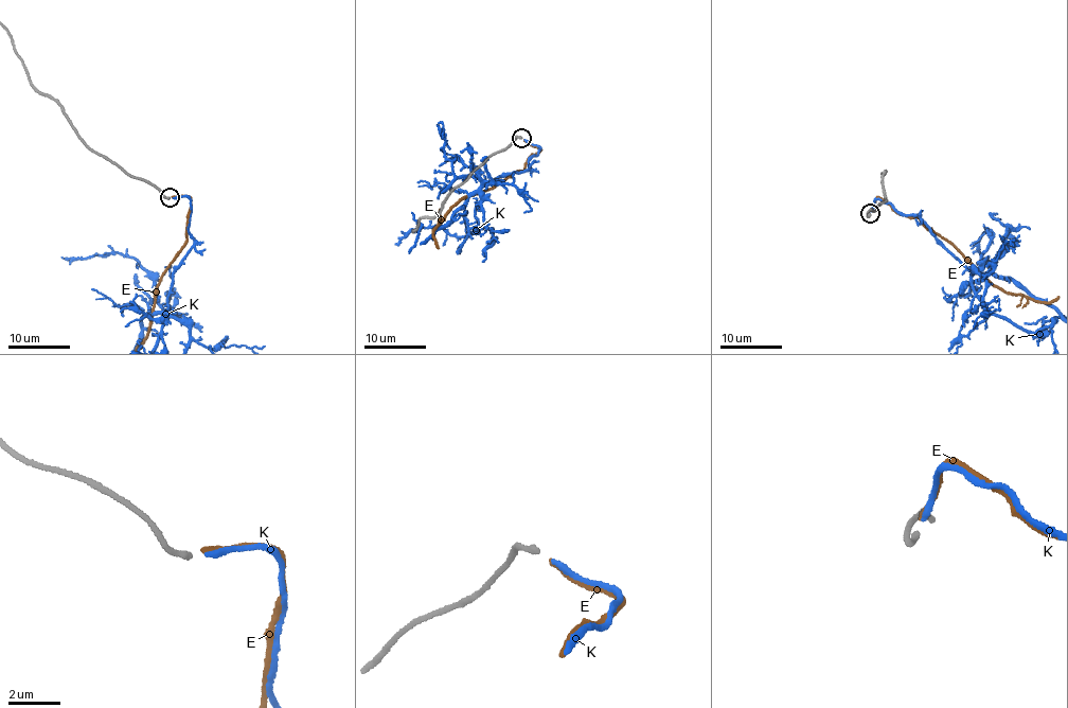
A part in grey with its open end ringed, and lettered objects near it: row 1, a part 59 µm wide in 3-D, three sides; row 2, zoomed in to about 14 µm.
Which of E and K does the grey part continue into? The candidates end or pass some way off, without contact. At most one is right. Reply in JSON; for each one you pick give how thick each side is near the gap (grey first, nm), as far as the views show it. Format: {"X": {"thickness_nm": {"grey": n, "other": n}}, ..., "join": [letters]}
{"K": {"thickness_nm": {"grey": 240, "other": 240}}, "join": ["K"]}

